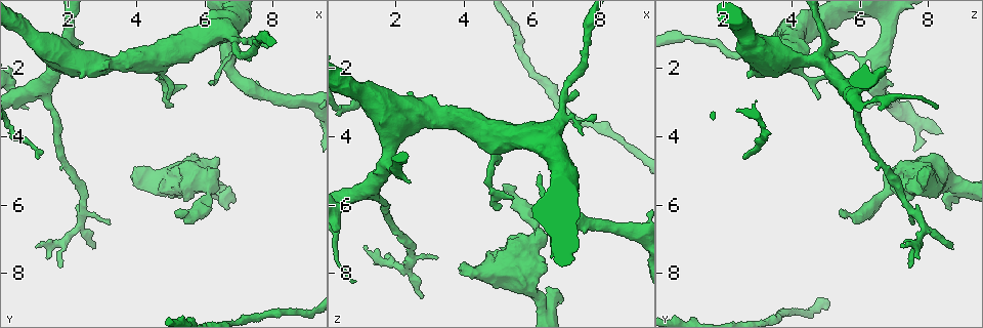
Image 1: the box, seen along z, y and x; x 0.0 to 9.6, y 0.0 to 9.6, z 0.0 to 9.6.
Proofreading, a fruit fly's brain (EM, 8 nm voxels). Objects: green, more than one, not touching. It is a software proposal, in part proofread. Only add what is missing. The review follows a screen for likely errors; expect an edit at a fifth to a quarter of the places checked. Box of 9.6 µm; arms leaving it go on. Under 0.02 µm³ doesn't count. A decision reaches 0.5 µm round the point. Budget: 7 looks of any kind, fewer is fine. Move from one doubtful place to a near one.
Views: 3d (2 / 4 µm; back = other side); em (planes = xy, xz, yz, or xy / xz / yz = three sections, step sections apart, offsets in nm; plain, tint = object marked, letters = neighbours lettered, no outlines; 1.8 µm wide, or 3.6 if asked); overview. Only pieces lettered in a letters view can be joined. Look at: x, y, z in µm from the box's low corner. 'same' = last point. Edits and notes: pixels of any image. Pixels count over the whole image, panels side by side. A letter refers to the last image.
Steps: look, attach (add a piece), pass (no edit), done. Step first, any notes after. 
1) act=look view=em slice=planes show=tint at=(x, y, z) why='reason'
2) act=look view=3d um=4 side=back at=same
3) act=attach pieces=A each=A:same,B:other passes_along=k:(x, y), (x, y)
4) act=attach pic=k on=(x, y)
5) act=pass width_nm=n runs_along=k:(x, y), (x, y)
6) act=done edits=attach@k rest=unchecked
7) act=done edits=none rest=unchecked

act=look view=em slice=planes show=plain at=(6.60, 6.15, 8.65) why='branch stops here'

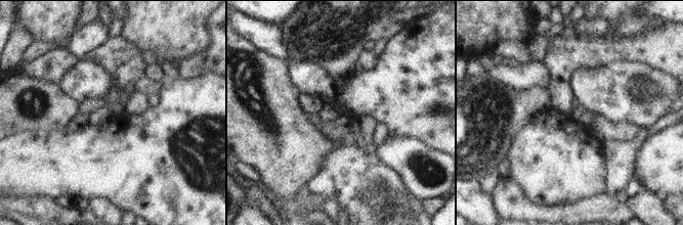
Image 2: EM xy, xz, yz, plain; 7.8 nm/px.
act=look view=em slice=planes show=letters at=same

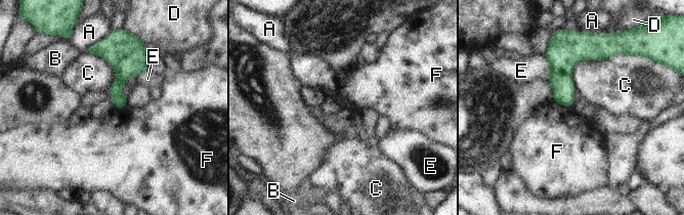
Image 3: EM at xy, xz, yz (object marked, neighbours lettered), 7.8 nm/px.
act=pass each=A:other,B:other,C:other,D:other,E:other,F:other found='no lettered piece goes on from it'

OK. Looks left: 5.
act=look view=3d um=4 at=(1.35, 7.55, 7.70) why='branch stops here'

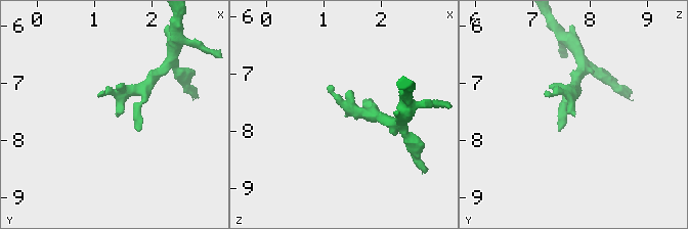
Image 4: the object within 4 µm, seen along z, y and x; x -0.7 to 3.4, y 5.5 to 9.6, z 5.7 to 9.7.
act=look view=em slice=xz step=16 show=tint at=(1.35, 7.55, 7.75)

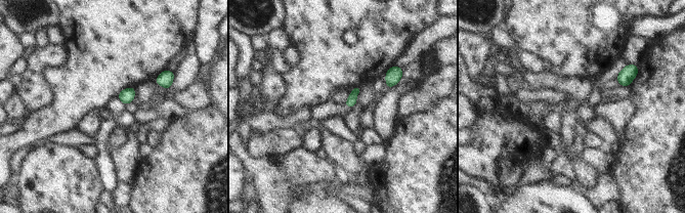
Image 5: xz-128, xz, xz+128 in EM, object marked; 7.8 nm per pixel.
act=look view=em slice=planes show=letters at=same

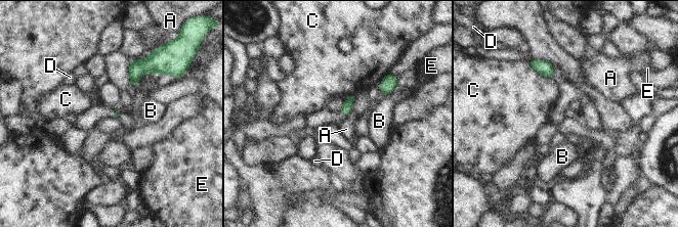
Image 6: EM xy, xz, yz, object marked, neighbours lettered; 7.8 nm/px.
act=pass each=A:other,B:other,C:other,D:other,E:other border=6:(351, 111), (346, 117) found='none of them fits'

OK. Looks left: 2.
act=look view=em slice=xy step=16 show=letters at=(4.95, 2.80, 4.90) why='free end'

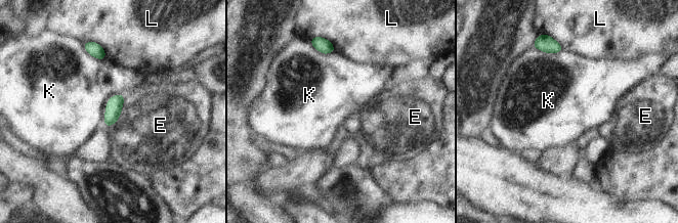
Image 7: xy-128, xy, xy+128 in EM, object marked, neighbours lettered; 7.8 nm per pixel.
act=pass width_nm=130 each=E:other,K:other,L:other border=7:(124, 93), (108, 100), (103, 124) found='no lettered piece goes on from it'

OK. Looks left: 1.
act=done edits=none rest=unchecked

